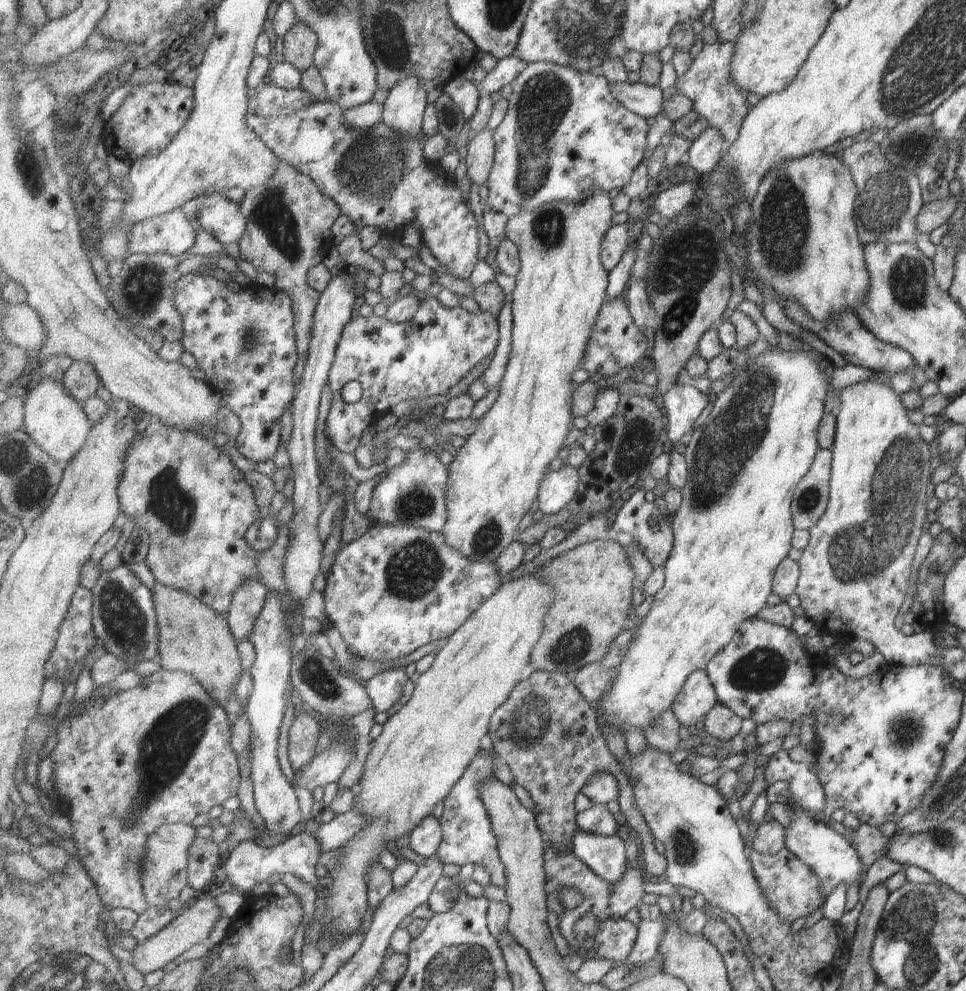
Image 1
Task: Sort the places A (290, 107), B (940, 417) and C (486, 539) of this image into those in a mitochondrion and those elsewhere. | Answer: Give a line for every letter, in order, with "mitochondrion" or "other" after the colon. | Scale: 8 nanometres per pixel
A: other
B: other
C: mitochondrion

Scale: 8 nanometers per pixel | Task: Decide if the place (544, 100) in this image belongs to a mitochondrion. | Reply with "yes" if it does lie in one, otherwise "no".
yes

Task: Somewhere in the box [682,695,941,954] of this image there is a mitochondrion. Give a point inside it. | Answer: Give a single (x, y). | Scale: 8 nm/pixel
(905, 731)

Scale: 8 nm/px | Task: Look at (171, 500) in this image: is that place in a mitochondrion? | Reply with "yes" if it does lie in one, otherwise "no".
yes

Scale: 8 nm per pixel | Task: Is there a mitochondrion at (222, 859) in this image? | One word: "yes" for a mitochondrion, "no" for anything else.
no

